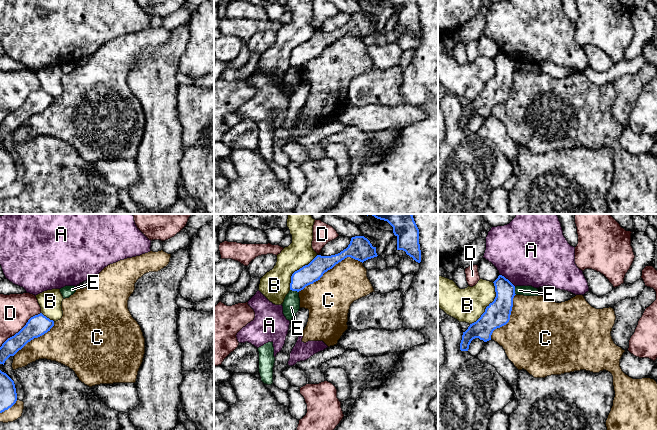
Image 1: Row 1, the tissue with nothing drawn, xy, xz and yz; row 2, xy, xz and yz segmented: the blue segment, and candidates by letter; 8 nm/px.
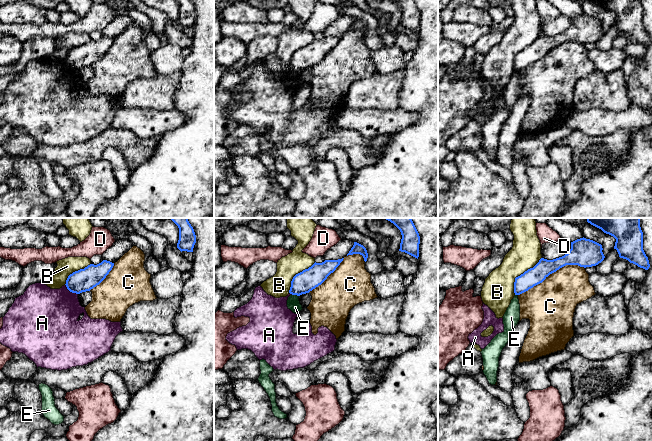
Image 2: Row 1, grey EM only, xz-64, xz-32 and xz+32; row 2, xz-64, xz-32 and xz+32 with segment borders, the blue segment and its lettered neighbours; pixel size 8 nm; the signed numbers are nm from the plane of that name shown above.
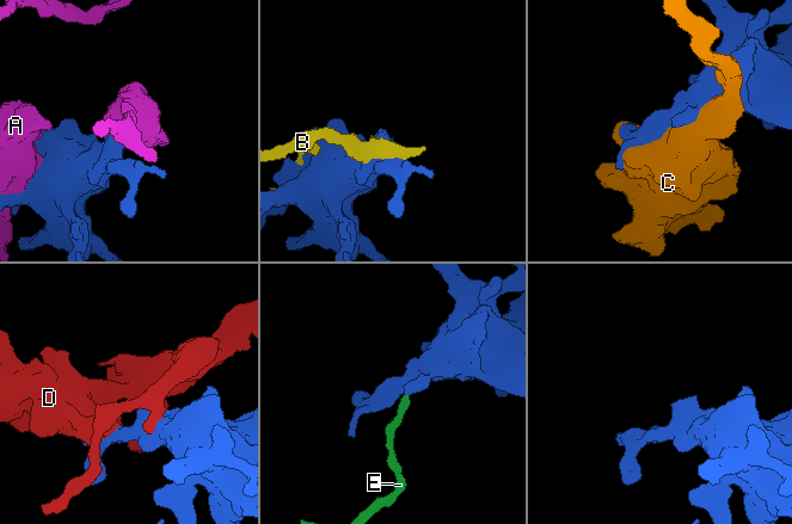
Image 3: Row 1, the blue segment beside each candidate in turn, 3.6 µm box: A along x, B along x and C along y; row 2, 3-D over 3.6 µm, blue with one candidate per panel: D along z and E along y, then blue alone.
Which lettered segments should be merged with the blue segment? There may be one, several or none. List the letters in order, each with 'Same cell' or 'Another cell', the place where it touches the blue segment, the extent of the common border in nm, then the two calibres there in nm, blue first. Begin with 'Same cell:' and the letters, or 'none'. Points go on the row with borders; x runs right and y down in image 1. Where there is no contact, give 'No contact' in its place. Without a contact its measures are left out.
Same cell: none
A: Another cell. Touches blue at yz (507, 279). Shared border 160 nm. Thickness 180 nm (blue) against 500 nm
B: Another cell. Touches blue at yz (489, 304). Shared border 400 nm. Thickness 200 nm (blue) against 280 nm
C: Another cell. Touches blue at xz (330, 268). Shared border 550 nm. Thickness 160 nm (blue) against 360 nm
D: Another cell. Touches blue at xy (21, 329). Shared border 440 nm. Thickness 170 nm (blue) against 260 nm
E: Another cell. Touches blue at xz (294, 290). Shared border 80 nm. Thickness 160 nm (blue) against 140 nm

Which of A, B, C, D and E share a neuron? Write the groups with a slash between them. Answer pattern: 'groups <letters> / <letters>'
groups A / B / C / D / E

